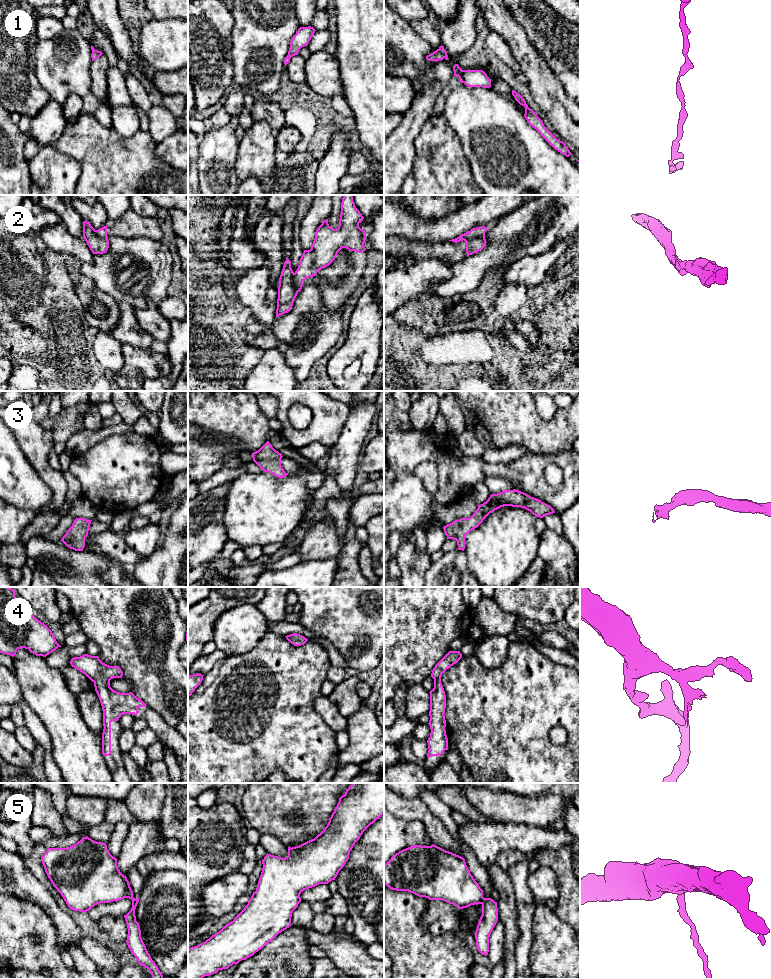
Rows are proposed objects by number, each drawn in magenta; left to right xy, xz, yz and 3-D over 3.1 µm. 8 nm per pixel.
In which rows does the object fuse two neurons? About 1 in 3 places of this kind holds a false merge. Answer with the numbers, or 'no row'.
2, 5

